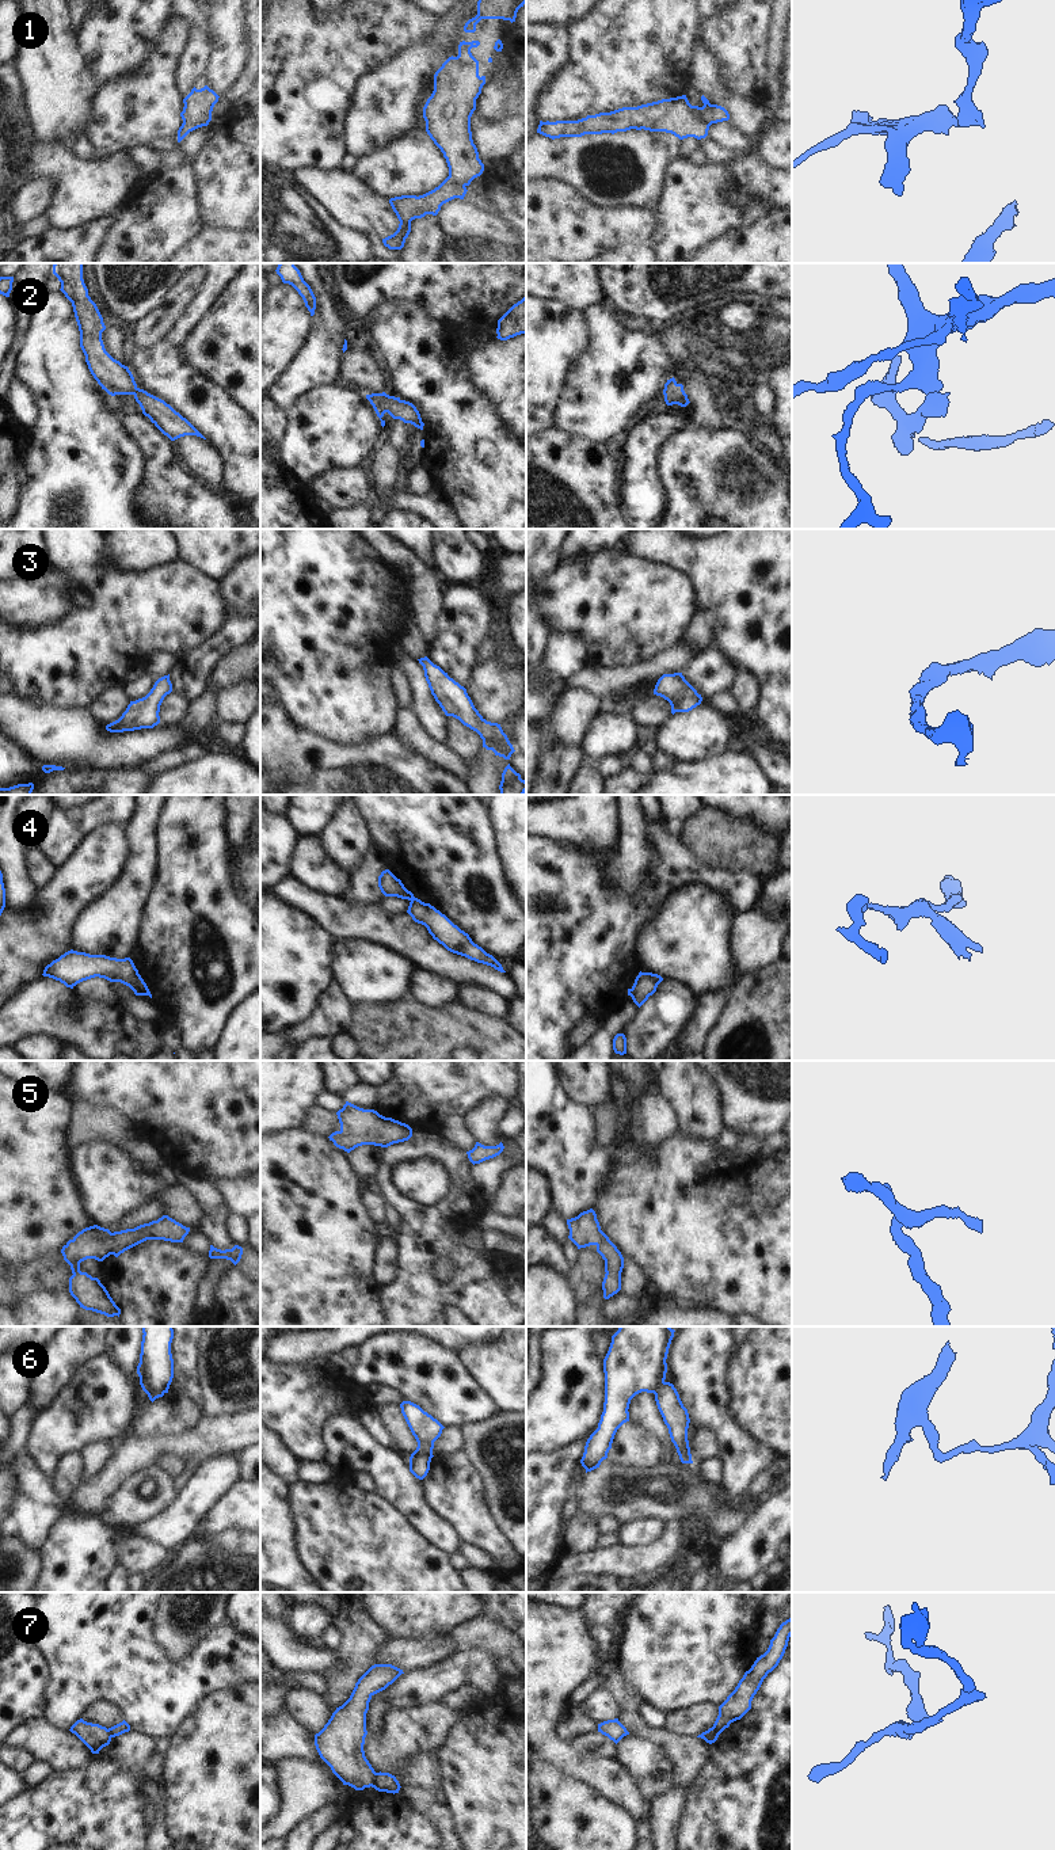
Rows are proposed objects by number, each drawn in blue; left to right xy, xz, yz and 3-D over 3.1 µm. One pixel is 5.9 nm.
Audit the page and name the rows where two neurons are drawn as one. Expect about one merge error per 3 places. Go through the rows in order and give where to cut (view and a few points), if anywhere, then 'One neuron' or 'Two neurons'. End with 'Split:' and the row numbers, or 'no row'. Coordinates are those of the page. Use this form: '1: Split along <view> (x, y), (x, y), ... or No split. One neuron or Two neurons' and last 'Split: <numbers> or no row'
1: Split along yz (711, 105), (707, 113), (707, 122), (709, 125). Two neurons
2: No split. One neuron
3: No split. One neuron
4: Split along xz (414, 897), (410, 899). Two neurons
5: No split. One neuron
6: Split along xz (411, 1455), (427, 1455), (430, 1458). Two neurons
7: Split along xz (376, 1773), (370, 1785). Two neurons
Split: 1, 4, 6, 7.

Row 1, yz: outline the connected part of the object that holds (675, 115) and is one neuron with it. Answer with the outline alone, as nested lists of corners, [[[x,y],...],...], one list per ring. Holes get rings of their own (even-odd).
[[[682,95],[637,107],[622,107],[610,113],[587,115],[578,121],[540,121],[537,133],[555,140],[644,129],[671,133],[679,140],[688,137],[701,140],[708,136],[711,126],[706,119],[711,103],[704,95],[701,100],[702,107],[692,106],[686,95]]]

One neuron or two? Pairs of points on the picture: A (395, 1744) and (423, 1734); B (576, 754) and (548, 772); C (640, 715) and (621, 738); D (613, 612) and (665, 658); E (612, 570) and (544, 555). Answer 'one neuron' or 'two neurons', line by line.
A: one neuron
B: one neuron
C: two neurons
D: two neurons
E: two neurons

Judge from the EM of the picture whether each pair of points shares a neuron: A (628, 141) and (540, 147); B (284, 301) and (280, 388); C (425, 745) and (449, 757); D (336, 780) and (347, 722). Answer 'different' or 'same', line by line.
A: same
B: different
C: same
D: different

